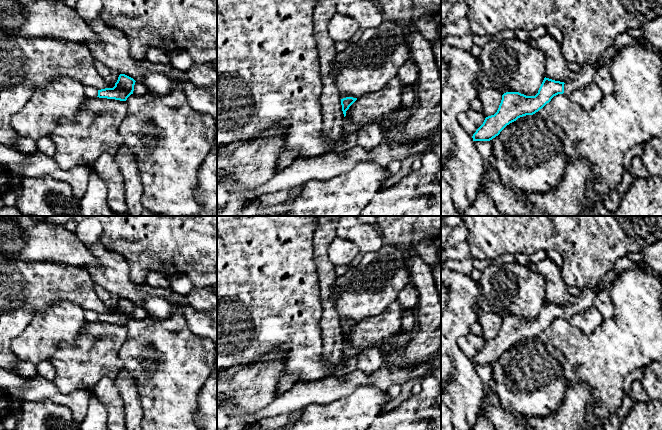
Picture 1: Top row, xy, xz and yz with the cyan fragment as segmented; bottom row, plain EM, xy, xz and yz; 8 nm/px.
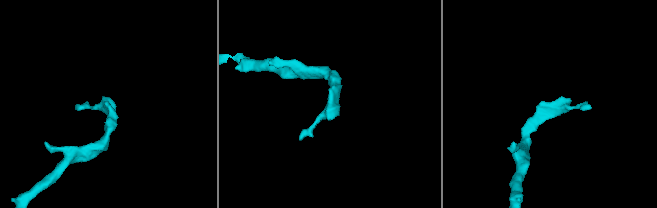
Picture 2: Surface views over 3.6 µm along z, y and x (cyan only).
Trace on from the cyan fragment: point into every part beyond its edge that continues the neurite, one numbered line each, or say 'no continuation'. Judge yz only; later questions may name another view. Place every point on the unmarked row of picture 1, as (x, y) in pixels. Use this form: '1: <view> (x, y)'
1: yz (577, 304)

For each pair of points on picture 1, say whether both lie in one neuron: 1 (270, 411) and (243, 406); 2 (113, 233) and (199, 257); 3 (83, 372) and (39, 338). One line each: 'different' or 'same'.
1: different
2: same
3: different

